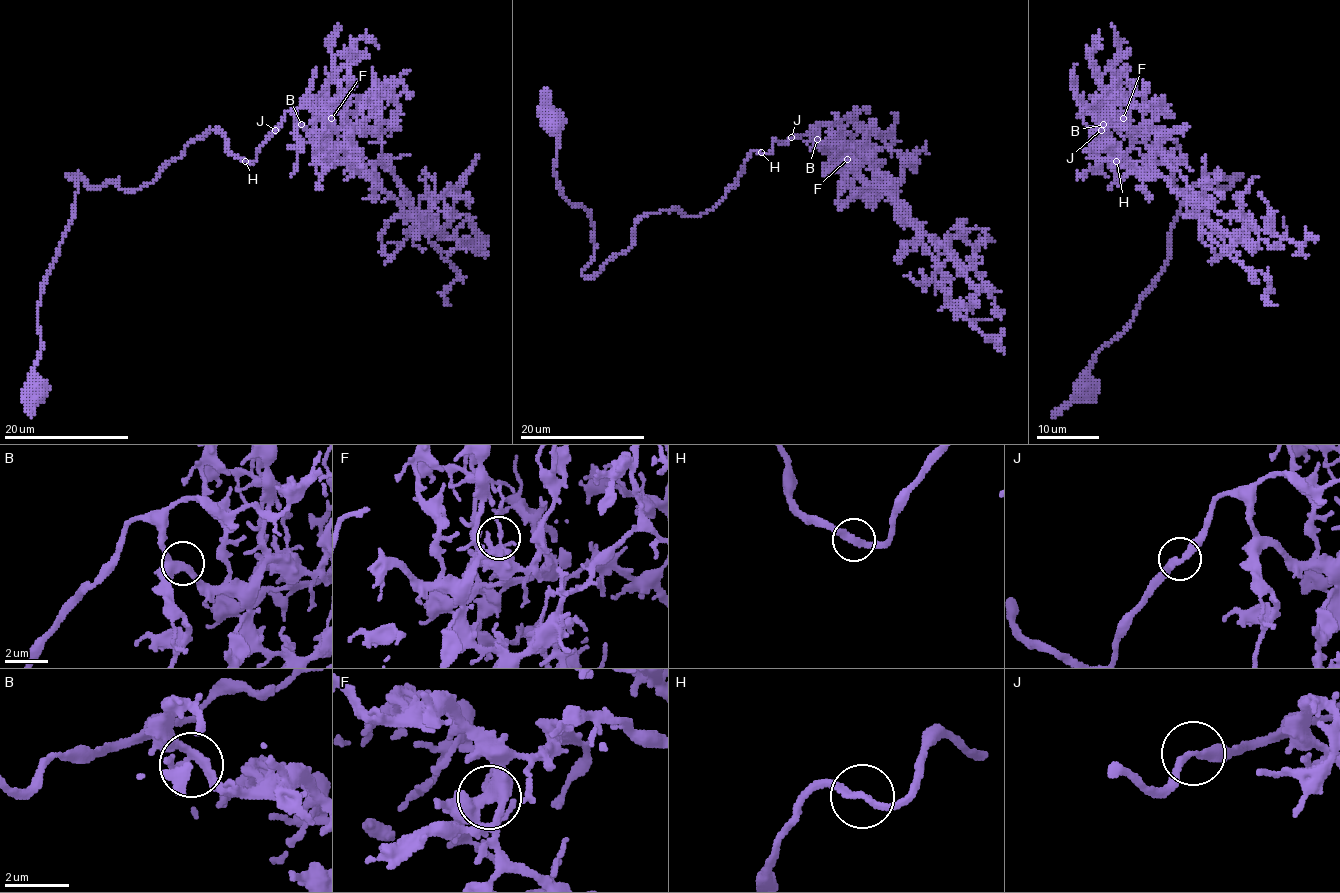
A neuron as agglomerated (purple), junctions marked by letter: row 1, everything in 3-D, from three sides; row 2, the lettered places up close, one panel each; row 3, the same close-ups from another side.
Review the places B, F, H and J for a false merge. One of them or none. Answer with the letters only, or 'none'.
none

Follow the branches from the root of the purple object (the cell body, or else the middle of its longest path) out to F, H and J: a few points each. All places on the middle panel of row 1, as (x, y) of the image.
F: (553, 123), (557, 187), (593, 228), (587, 278), (643, 215), (709, 211), (751, 151), (811, 131), (847, 159)
H: (553, 123), (557, 187), (593, 228), (587, 278), (632, 244), (643, 215), (704, 214), (748, 154), (761, 153)
J: (553, 123), (557, 187), (593, 228), (587, 278), (632, 244), (643, 215), (704, 214), (751, 151), (790, 137)

